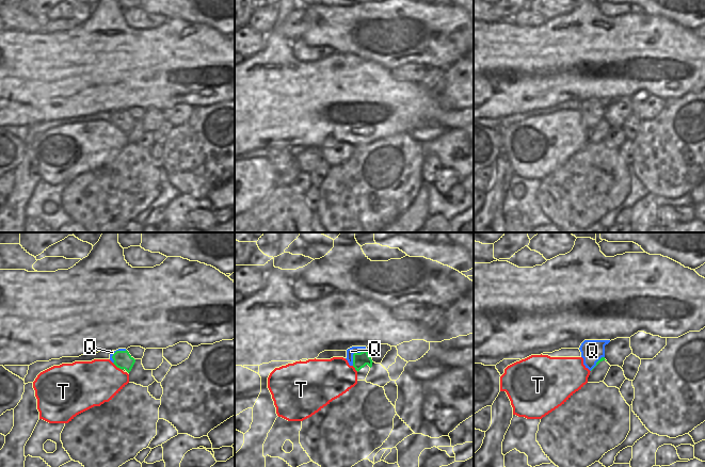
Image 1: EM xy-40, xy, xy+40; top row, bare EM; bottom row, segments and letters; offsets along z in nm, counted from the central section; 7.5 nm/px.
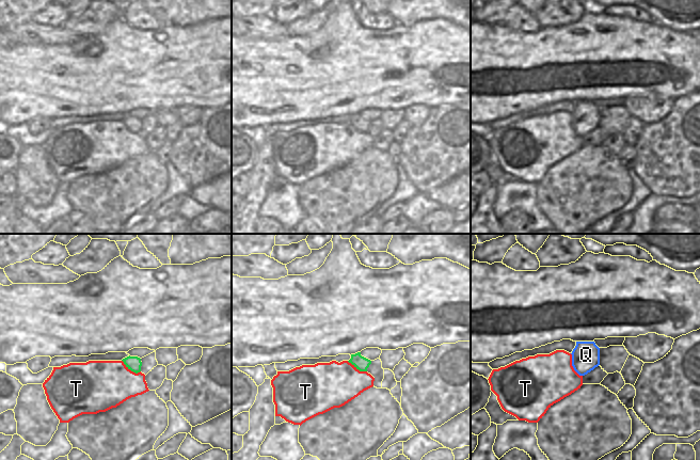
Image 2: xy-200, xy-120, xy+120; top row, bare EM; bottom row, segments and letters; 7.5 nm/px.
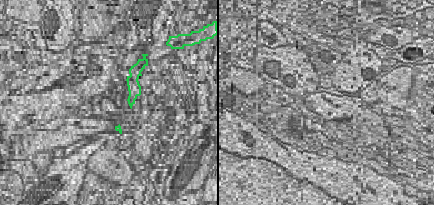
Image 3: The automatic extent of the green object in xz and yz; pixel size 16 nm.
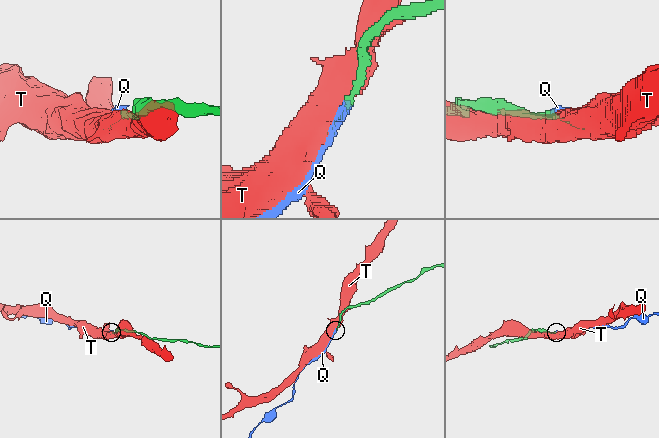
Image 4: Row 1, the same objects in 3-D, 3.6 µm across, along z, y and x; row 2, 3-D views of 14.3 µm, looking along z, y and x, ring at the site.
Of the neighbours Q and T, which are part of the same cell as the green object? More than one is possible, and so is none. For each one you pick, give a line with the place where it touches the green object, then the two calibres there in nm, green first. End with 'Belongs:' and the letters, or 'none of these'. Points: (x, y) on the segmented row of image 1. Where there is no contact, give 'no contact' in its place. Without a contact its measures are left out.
Q: meets green in xy at (354, 353); 110 nm thick on the green side, 60 nm on the other
Belongs: Q

